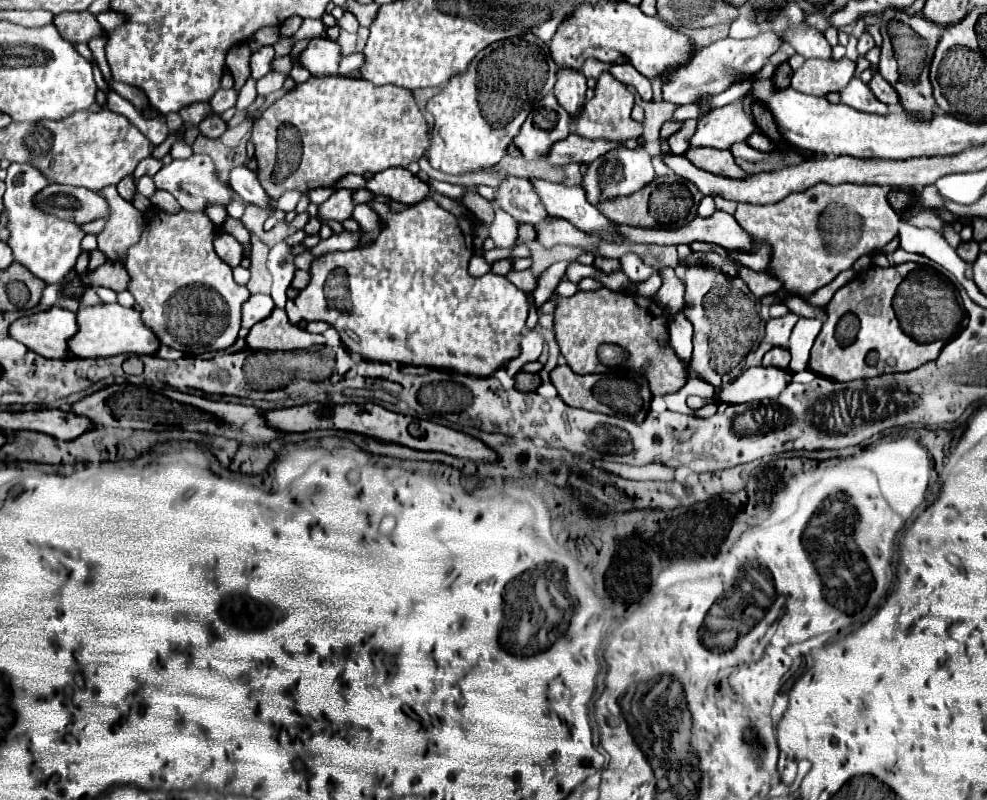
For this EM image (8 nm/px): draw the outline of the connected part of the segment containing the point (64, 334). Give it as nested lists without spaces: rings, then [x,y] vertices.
[[[53,307],[11,323],[9,333],[29,351],[47,359],[65,359],[69,355],[67,341],[77,333],[77,313]]]

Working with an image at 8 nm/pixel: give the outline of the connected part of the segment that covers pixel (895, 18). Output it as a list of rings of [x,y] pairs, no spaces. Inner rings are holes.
[[[903,9],[885,11],[883,17],[879,17],[879,25],[881,25],[881,35],[883,35],[879,73],[897,91],[899,105],[907,113],[935,113],[937,103],[933,99],[927,77],[929,77],[931,57],[935,53],[935,45],[941,33],[939,25],[927,21],[925,17],[921,17],[921,13],[909,17]],[[923,43],[925,43],[925,51],[921,51]],[[895,63],[897,63],[897,71],[895,71]]]

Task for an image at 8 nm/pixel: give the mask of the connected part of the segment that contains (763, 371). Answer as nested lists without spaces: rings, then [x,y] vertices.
[[[749,367],[735,381],[727,383],[713,395],[715,403],[741,405],[751,401],[775,399],[789,383],[791,373],[775,367]]]

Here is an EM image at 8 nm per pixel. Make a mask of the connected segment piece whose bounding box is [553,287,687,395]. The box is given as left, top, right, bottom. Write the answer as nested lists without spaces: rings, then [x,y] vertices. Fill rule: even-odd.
[[[607,287],[597,291],[579,291],[569,299],[553,297],[559,301],[555,309],[555,337],[567,365],[579,373],[605,373],[595,351],[601,343],[615,343],[627,351],[627,367],[643,371],[649,379],[653,395],[675,393],[685,385],[685,367],[669,347],[669,323],[665,315],[651,315],[653,299],[611,291]]]

